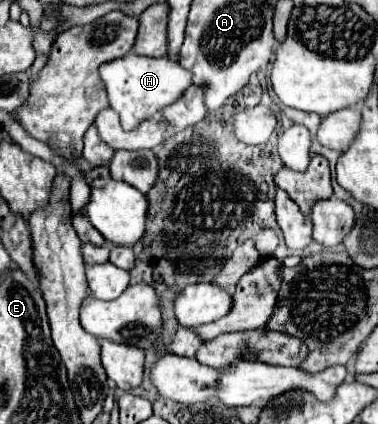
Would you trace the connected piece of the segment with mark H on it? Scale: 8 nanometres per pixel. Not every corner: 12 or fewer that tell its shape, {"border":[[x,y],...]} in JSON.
{"border":[[170,58],[100,66],[110,108],[132,130],[190,86]]}

